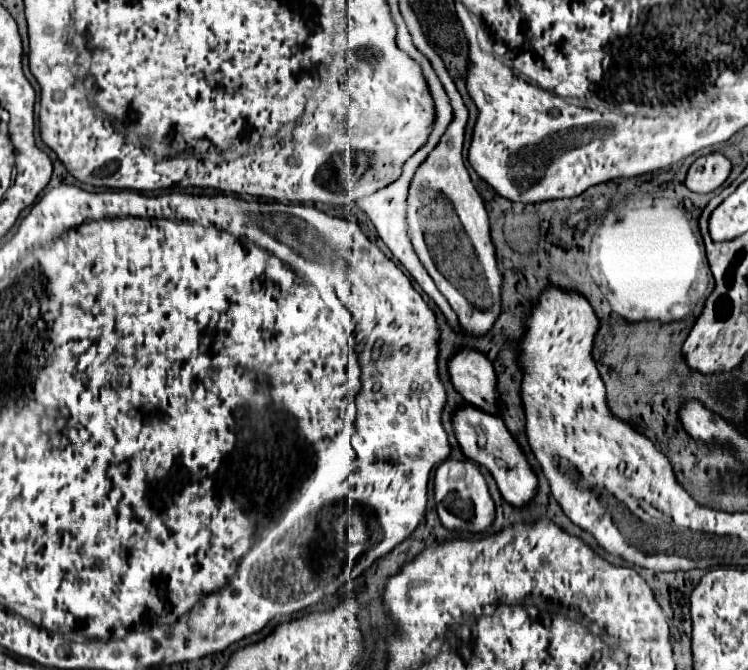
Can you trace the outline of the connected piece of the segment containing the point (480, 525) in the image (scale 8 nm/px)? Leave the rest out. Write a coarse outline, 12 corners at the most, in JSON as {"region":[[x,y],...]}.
{"region":[[469,460],[435,472],[437,512],[447,530],[481,534],[495,502]]}

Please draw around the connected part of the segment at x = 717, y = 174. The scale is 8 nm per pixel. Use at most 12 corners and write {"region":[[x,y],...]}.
{"region":[[711,152],[691,164],[685,186],[697,194],[729,178],[731,160]]}

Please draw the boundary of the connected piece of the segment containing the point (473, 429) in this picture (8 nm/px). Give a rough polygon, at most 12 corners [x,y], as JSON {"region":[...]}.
{"region":[[457,410],[463,454],[493,474],[501,496],[523,508],[539,486],[501,418]]}

